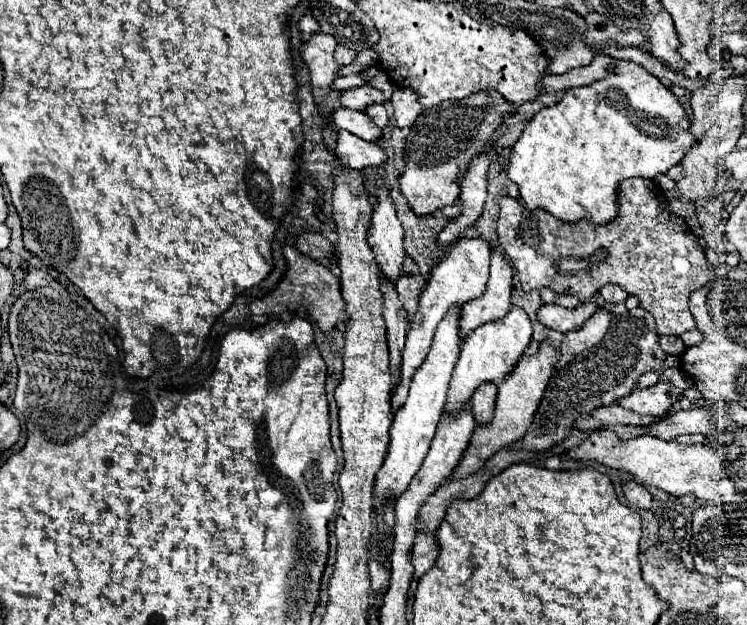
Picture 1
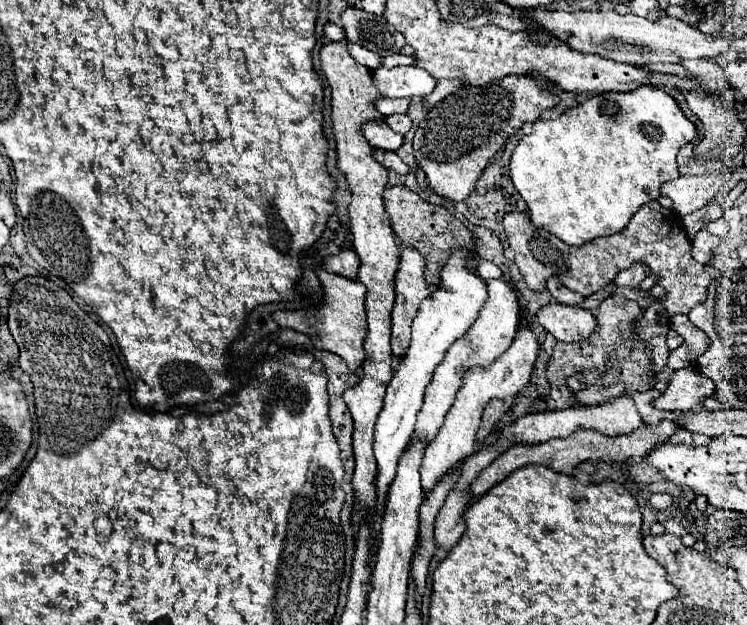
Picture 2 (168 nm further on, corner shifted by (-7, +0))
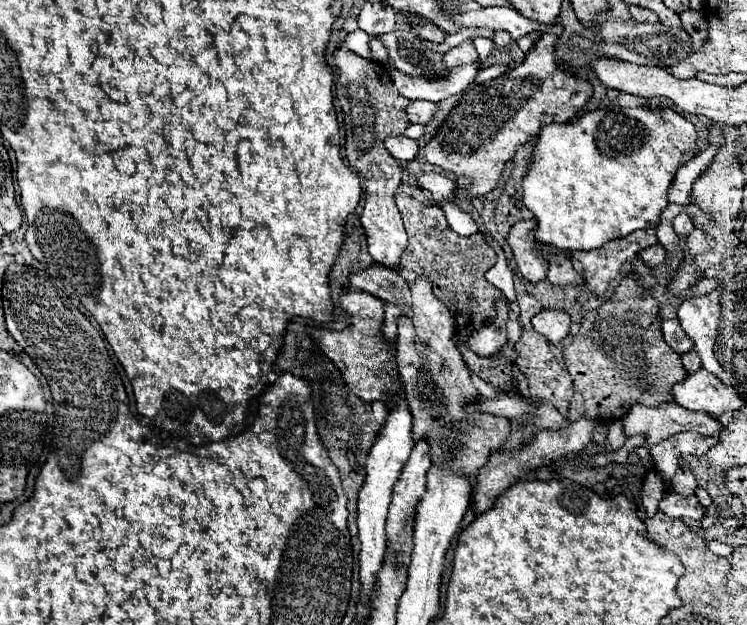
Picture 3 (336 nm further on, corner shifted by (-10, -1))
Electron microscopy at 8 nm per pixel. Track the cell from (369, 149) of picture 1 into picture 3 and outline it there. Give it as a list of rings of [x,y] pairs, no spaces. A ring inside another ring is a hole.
[[[438,173],[418,175],[418,185],[428,191],[428,201],[432,205],[442,205],[446,201],[452,201],[456,187],[458,187],[454,179],[450,179],[446,175],[438,175]]]

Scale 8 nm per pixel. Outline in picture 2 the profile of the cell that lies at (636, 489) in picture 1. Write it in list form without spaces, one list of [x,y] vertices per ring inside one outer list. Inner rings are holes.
[[[651,494],[649,502],[651,502],[651,506],[653,506],[655,510],[667,510],[673,500],[671,500],[669,494]]]

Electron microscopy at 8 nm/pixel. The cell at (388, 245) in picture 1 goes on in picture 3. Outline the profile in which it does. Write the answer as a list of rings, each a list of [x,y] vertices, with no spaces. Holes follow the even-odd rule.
[[[428,279],[416,281],[412,287],[414,317],[402,315],[398,319],[396,361],[402,373],[404,397],[412,411],[412,437],[414,441],[428,441],[430,459],[438,469],[476,477],[480,467],[486,465],[492,451],[498,451],[510,437],[510,421],[490,413],[472,413],[464,421],[464,397],[480,397],[472,383],[470,371],[462,361],[454,343],[454,317],[444,303],[436,301]]]

